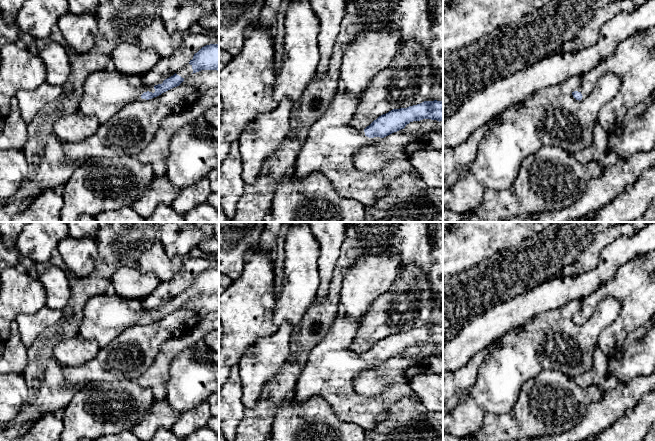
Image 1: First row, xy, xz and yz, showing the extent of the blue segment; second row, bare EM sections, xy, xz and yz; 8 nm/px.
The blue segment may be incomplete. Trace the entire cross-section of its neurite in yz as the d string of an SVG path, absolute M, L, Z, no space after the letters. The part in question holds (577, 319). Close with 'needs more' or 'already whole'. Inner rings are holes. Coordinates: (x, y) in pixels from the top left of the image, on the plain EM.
M655 250L623 264L612 279L583 299L581 315L572 316L573 321L579 325L583 320L587 321L600 302L607 298L616 298L621 303L617 319L603 330L598 341L598 346L604 354L611 357L623 348L625 340L631 332L640 327L646 327L655 317Z; needs more

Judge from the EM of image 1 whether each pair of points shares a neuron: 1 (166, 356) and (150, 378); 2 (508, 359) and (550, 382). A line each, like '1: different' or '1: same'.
1: same
2: different

